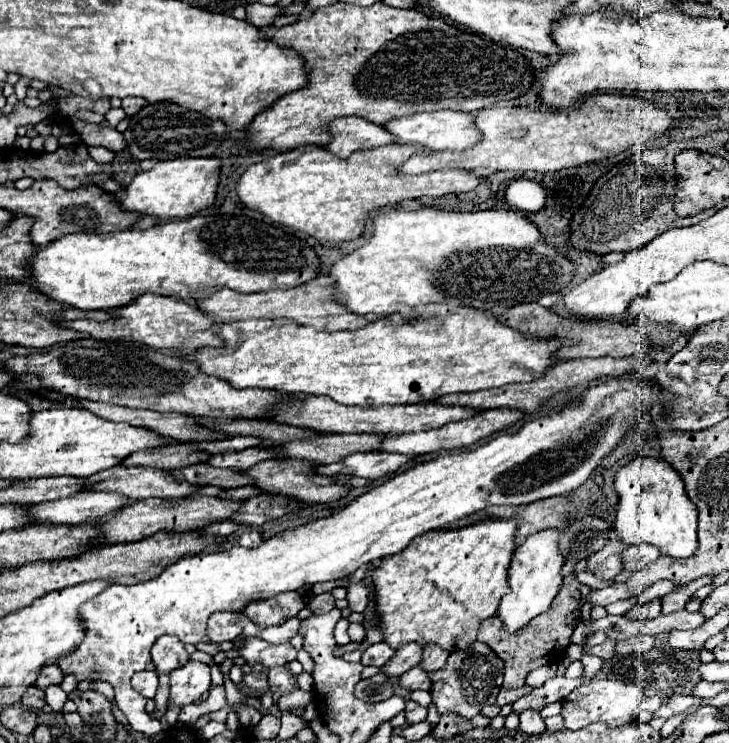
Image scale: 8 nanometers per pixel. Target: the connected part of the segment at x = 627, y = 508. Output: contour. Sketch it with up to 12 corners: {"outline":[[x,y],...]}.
{"outline":[[665,460],[617,472],[613,526],[627,546],[697,552],[697,506]]}

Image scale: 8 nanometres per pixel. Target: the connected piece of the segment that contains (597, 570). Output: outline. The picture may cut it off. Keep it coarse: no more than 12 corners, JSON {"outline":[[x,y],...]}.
{"outline":[[621,540],[587,560],[585,570],[601,580],[611,580],[621,570]]}

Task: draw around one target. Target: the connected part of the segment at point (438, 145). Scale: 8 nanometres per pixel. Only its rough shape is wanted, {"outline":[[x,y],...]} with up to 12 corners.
{"outline":[[453,110],[397,118],[399,144],[467,150],[481,140],[473,114]]}

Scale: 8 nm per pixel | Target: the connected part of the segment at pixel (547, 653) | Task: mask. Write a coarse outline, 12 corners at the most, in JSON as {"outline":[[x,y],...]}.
{"outline":[[573,574],[545,614],[509,634],[497,616],[481,622],[477,640],[505,662],[505,690],[569,648],[565,624],[579,606]]}

